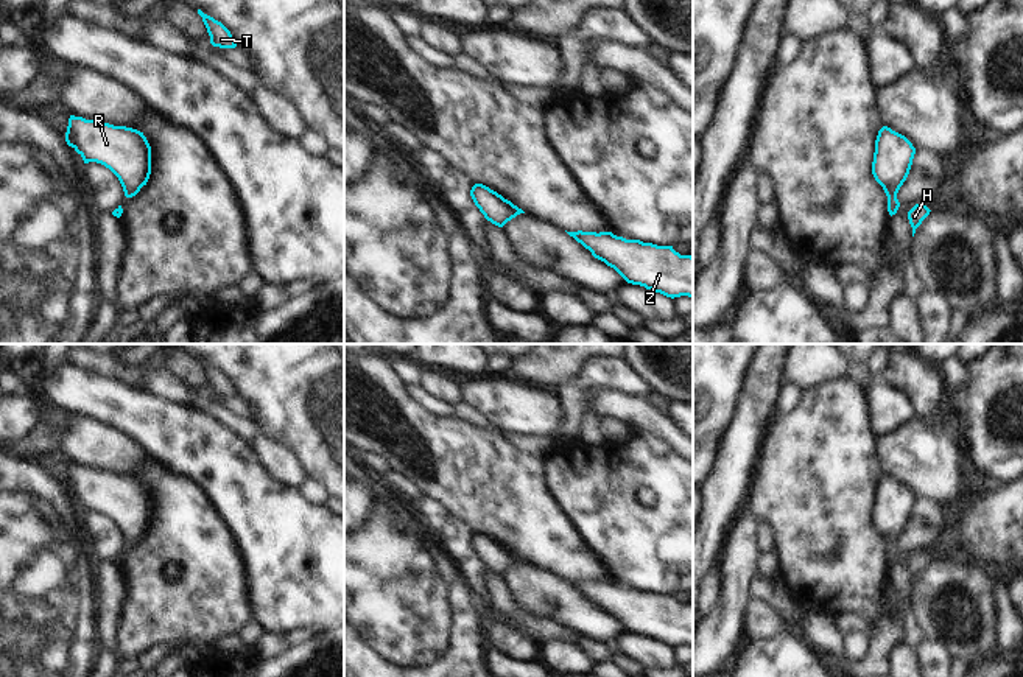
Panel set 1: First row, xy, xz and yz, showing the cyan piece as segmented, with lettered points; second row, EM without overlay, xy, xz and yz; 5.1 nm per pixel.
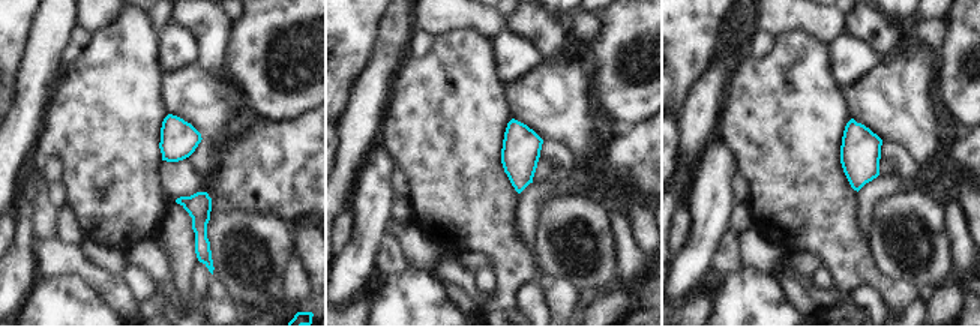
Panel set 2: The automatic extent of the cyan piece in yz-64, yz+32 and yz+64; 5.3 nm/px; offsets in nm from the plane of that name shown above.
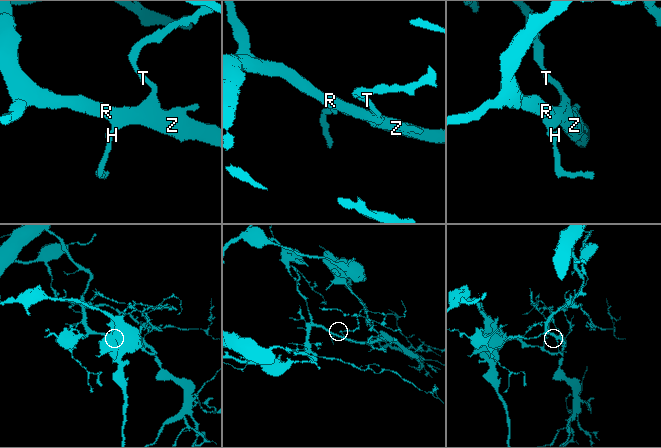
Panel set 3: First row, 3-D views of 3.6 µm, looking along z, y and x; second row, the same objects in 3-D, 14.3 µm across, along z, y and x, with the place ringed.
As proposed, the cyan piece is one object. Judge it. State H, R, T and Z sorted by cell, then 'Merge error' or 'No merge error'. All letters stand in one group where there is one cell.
Groups: H R T Z. No merge error

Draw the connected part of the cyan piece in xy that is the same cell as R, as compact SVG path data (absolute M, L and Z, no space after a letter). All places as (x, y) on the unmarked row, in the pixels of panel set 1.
M70 464L65 490L84 509L109 517L125 545L135 545L151 523L151 495L143 481Z

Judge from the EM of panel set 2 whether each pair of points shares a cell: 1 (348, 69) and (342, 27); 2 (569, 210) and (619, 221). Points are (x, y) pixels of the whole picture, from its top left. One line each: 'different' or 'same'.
1: same
2: different

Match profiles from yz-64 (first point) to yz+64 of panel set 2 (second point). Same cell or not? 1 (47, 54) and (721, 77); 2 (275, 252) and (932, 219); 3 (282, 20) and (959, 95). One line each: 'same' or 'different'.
1: same
2: same
3: same

